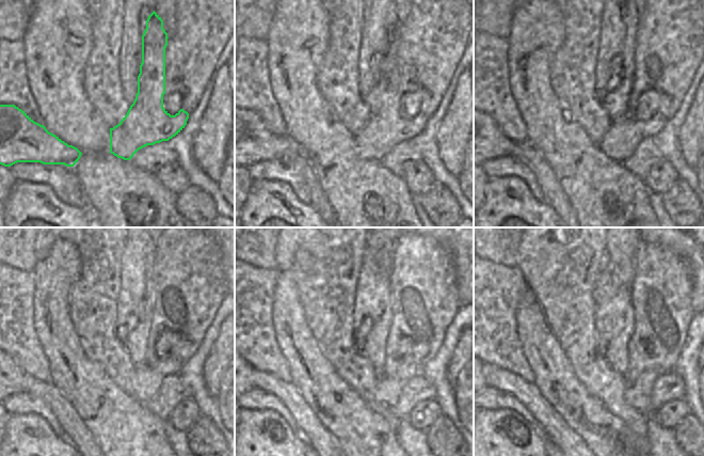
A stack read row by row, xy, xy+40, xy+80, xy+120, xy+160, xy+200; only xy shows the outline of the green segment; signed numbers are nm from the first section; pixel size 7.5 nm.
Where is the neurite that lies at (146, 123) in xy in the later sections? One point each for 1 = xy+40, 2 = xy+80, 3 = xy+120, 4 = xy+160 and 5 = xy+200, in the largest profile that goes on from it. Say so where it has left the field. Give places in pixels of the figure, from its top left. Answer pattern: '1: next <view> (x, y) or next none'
1: next xy+40 (387, 128)
2: next xy+80 (621, 140)
3: next xy+120 (146, 381)
4: next xy+160 (387, 390)
5: next xy+200 (634, 389)

